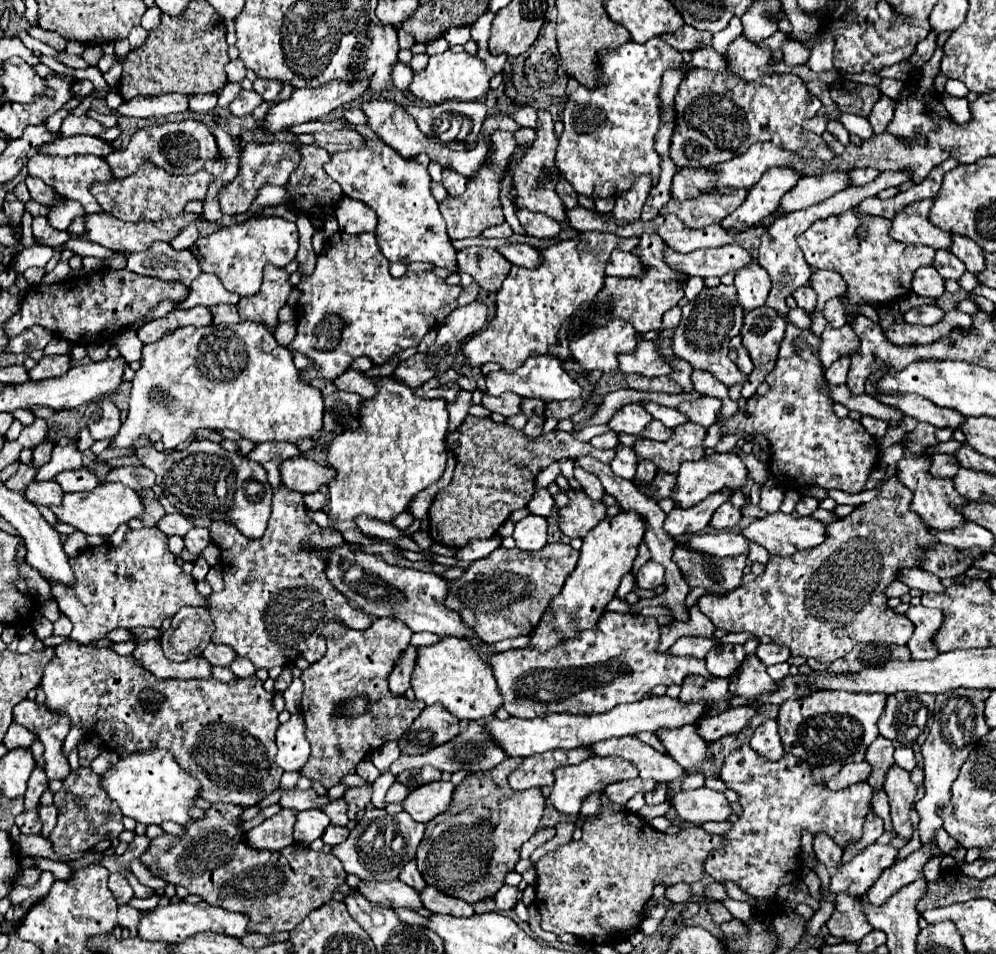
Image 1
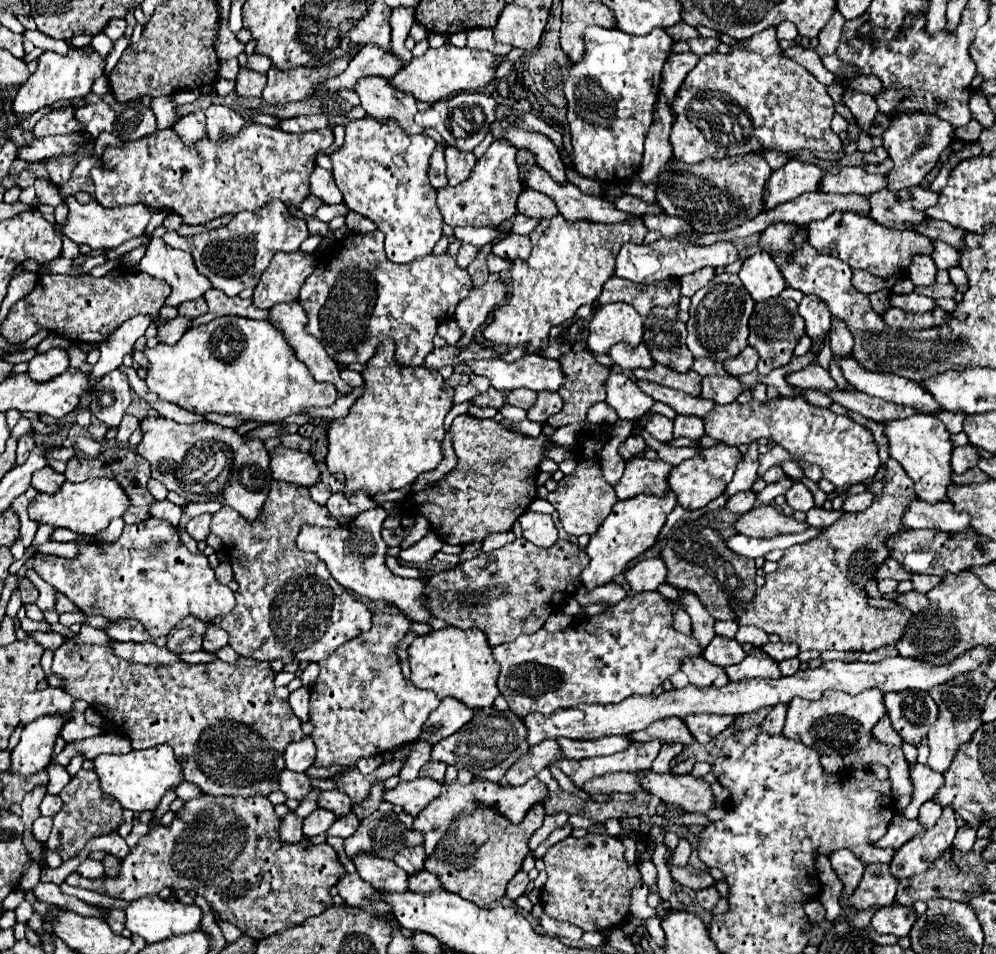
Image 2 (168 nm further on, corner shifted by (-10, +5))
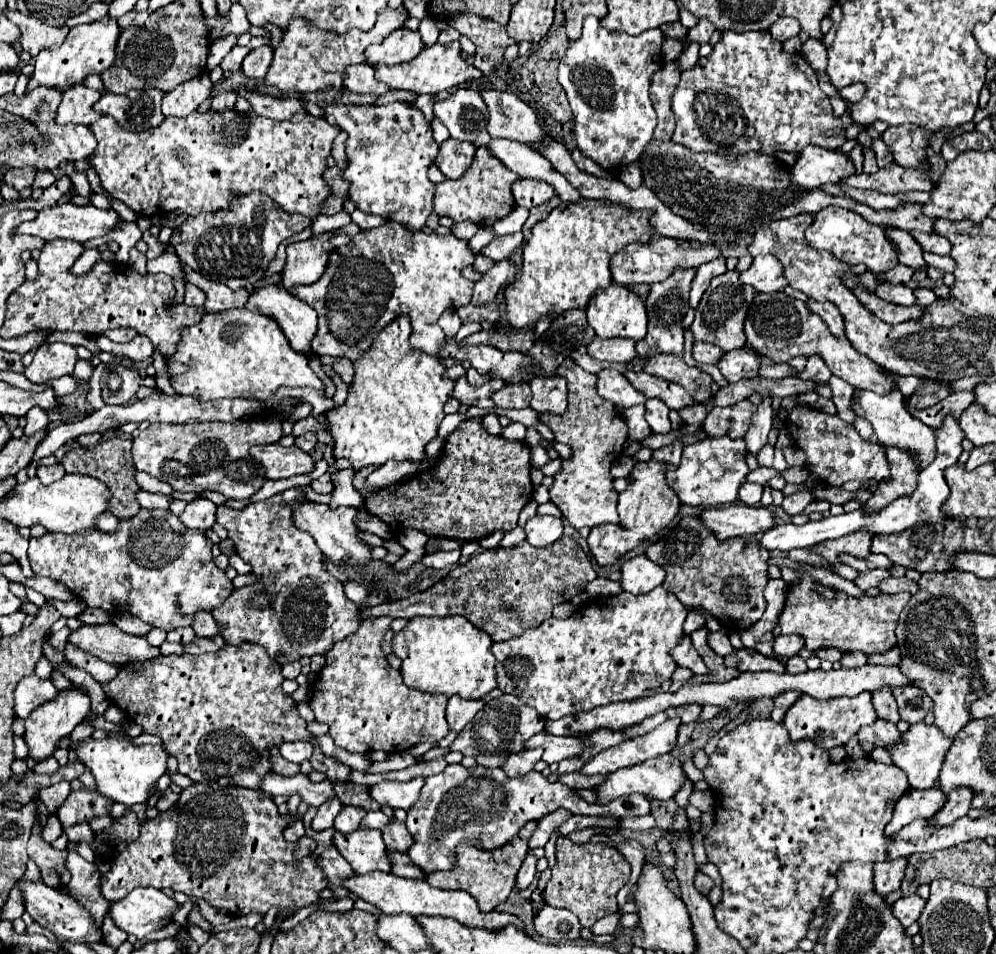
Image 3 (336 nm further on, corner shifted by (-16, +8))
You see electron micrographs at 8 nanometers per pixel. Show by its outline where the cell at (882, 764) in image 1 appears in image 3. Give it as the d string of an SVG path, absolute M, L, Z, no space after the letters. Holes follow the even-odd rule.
M880 689L880 691L872 693L872 703L874 703L874 709L876 709L880 719L890 721L890 723L900 721L896 699L892 697L892 689Z

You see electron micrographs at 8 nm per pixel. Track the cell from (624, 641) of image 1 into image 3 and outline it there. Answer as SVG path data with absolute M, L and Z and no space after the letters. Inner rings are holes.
M656 587L644 595L620 593L592 599L568 619L550 617L540 627L528 629L520 637L494 643L492 653L496 655L498 687L504 693L516 695L522 703L534 707L546 719L560 719L564 715L594 709L598 705L644 697L646 691L660 687L672 677L676 661L672 661L670 651L684 637L682 623L686 615L688 609L664 587Z

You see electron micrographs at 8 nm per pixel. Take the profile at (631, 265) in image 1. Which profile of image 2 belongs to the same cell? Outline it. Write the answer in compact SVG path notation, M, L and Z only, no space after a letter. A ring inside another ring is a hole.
M660 238L652 244L642 244L642 246L626 242L616 256L614 276L626 278L626 280L638 282L638 284L652 284L652 282L662 282L668 278L682 278L704 266L712 266L712 268L728 266L738 258L740 256L730 242L714 242L712 246L694 246L694 244L680 242L676 238Z

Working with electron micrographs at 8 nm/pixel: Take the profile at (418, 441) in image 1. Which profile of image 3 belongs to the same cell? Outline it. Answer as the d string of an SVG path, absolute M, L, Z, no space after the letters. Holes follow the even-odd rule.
M400 317L392 325L388 325L384 331L376 335L376 341L372 343L372 349L364 353L360 361L354 363L354 383L348 391L348 399L342 407L330 409L326 413L330 433L334 437L334 457L336 459L348 459L354 471L360 471L364 467L382 467L386 461L414 461L420 463L426 459L426 445L438 435L440 421L444 419L444 403L450 399L450 393L454 389L454 381L450 381L444 373L446 367L440 363L438 357L414 351L408 345L410 337L410 319Z

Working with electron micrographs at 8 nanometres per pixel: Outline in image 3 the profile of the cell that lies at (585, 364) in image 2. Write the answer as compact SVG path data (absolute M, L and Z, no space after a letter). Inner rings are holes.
M570 357L562 361L556 373L568 381L568 409L564 415L544 413L540 419L552 429L556 441L568 443L572 447L574 457L570 461L564 461L562 469L554 475L550 501L562 511L562 517L568 519L574 529L596 527L600 523L616 523L618 493L612 487L614 477L610 475L610 467L612 461L624 451L624 443L628 441L628 427L622 415L618 415L612 401L598 395L596 375L586 373Z

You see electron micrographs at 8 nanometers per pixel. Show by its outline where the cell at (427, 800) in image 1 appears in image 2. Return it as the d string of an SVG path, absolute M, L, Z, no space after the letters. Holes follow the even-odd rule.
M416 778L412 782L400 782L392 790L384 790L382 800L402 806L410 816L418 816L418 812L440 794L440 788L442 784L436 780Z

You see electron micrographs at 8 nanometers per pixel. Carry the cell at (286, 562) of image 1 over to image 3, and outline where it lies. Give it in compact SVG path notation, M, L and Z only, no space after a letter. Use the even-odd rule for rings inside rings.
M290 487L292 491L298 491L296 497L292 495L290 499L284 497L284 493L276 493L270 499L264 499L260 503L250 503L240 511L234 511L230 507L220 505L216 511L216 523L220 523L222 527L226 527L228 537L234 541L234 549L236 553L252 567L252 571L258 577L258 583L254 585L246 585L242 589L234 589L232 597L228 597L228 601L224 601L224 605L216 607L212 611L216 623L220 625L220 633L226 639L226 643L230 645L242 645L242 643L256 643L262 645L268 655L284 665L290 661L298 661L300 657L308 655L326 655L334 643L338 639L346 639L348 635L356 633L356 629L360 627L362 619L360 619L360 605L356 605L354 601L350 601L344 593L344 585L326 571L324 567L324 553L320 553L316 541L312 541L312 537L308 537L308 533L300 533L292 521L294 515L294 507L302 505L304 501L308 501L302 495L302 487ZM264 575L274 575L272 579L272 587L276 587L278 591L278 607L264 607L264 609L252 609L250 607L250 599L260 591L266 595L272 595L274 589L268 593L268 585L264 583Z

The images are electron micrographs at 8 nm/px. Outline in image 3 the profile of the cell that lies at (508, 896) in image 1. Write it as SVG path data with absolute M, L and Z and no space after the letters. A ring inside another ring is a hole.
M528 855L518 871L518 879L516 879L518 891L526 889L534 881L534 877L536 877L536 859L534 859L534 855Z

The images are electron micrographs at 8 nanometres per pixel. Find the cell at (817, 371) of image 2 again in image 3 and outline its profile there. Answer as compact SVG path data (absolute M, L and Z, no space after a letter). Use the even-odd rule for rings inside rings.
M760 357L762 359L762 365L760 365L760 377L768 377L768 379L784 379L784 377L794 377L798 373L792 371L792 367L786 363L786 365L780 365L780 363L774 363L774 361L768 361L768 357Z

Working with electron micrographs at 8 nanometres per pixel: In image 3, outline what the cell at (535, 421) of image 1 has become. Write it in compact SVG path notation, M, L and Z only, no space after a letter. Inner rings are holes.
M560 375L552 377L536 377L530 381L532 387L532 403L530 407L538 413L564 413L568 407L568 389L566 381Z

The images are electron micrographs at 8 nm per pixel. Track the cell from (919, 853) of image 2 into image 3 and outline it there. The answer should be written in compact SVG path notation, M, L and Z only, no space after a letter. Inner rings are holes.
M956 789L948 795L946 805L930 819L932 825L938 827L946 827L952 825L954 821L958 821L960 817L964 817L970 809L970 801L972 801L972 791L970 789Z

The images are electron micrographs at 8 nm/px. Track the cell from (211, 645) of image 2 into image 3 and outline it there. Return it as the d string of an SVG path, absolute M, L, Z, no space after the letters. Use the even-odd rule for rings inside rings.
M196 613L192 621L192 629L196 631L198 637L216 637L220 635L220 629L212 617L212 613Z

